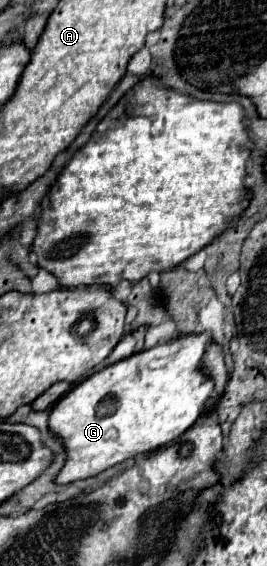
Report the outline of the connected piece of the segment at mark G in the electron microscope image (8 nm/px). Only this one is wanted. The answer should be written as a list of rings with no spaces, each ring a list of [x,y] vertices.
[[[202,332],[156,344],[150,350],[136,352],[112,366],[106,366],[104,370],[92,374],[88,380],[78,382],[66,396],[62,396],[56,406],[52,406],[48,418],[50,432],[62,440],[66,450],[66,462],[56,474],[54,482],[70,484],[96,476],[118,462],[134,458],[138,454],[154,452],[182,436],[198,420],[208,396],[214,390],[214,382],[198,370],[210,338],[210,332]]]

